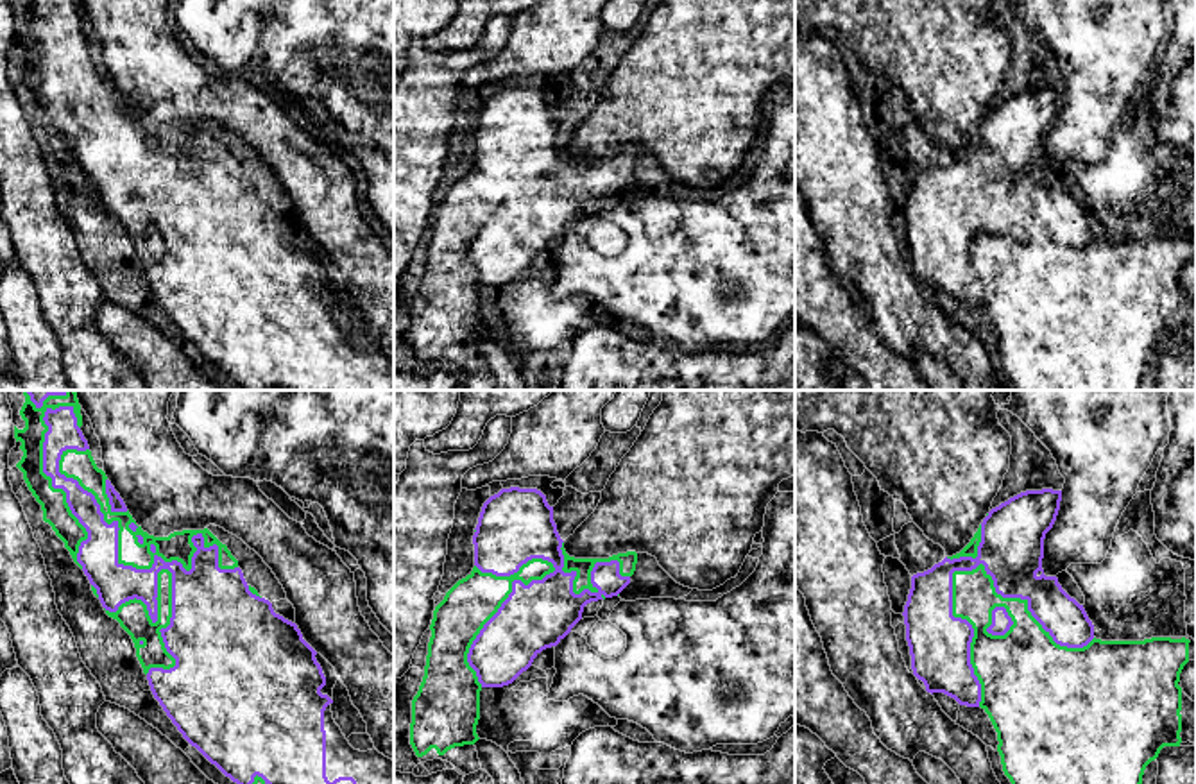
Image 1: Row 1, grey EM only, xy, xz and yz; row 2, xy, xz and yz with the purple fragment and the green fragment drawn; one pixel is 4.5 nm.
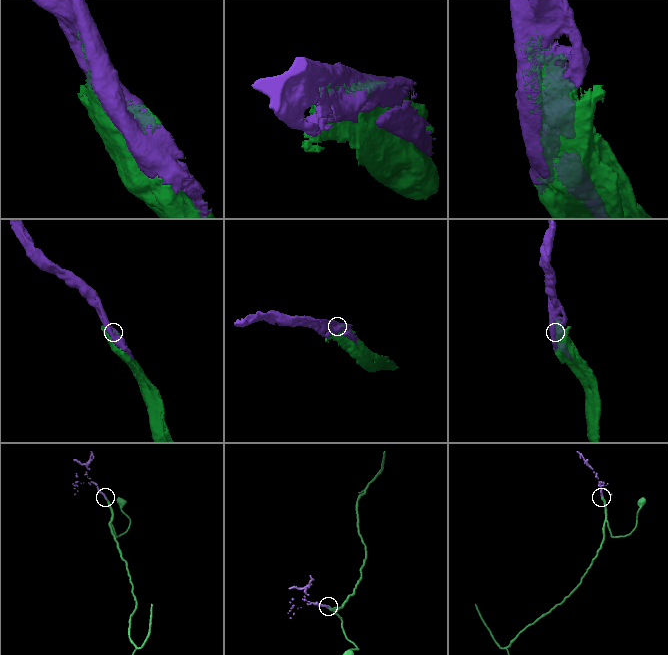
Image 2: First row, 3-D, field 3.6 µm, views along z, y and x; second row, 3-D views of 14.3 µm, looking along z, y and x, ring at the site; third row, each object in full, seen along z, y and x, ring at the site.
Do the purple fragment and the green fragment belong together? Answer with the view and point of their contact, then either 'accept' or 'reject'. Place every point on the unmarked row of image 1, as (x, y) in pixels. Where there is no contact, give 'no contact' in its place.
meets purple in xy at (144, 169); reject

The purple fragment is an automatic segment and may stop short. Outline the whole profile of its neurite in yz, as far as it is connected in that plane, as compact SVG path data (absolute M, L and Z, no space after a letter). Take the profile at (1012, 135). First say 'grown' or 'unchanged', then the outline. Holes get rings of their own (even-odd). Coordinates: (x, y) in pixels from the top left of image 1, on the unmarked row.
unchanged; M1053 88L1010 97L983 118L976 158L945 156L911 175L902 215L911 268L927 292L944 292L967 306L979 306L981 301L981 283L970 263L974 227L953 215L954 170L983 163L995 192L1026 199L1031 215L1060 245L1083 247L1094 238L1083 204L1042 168L1044 138L1056 120L1060 100L1062 89Z

